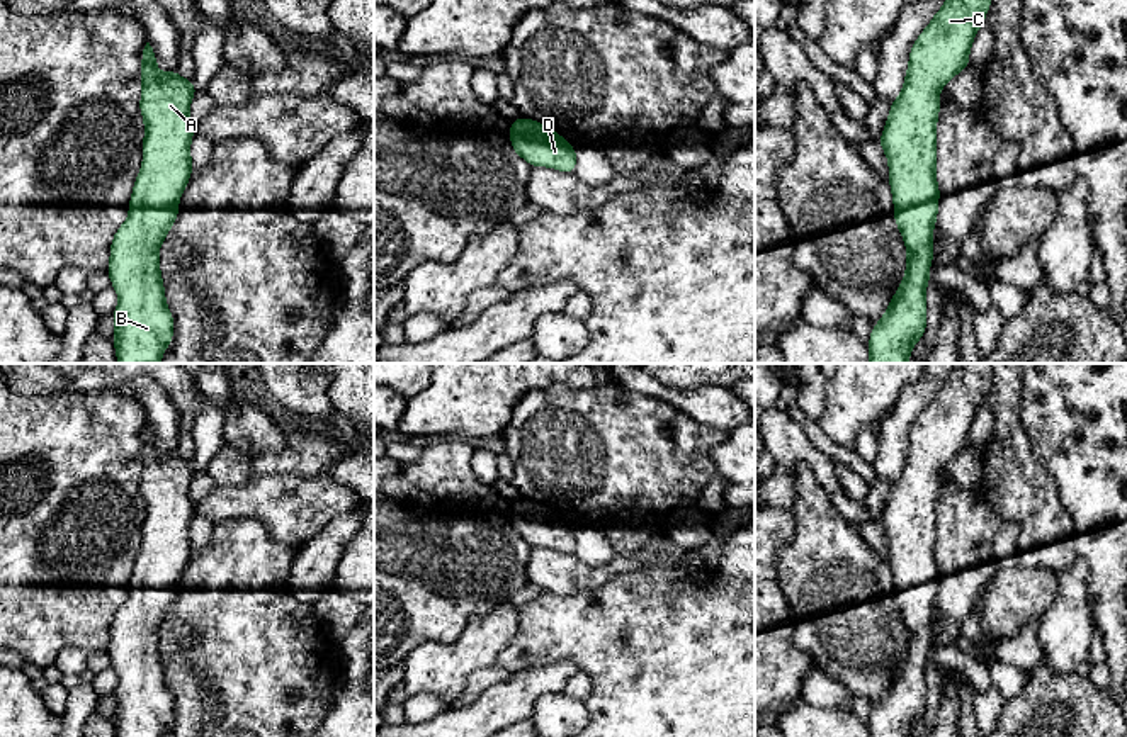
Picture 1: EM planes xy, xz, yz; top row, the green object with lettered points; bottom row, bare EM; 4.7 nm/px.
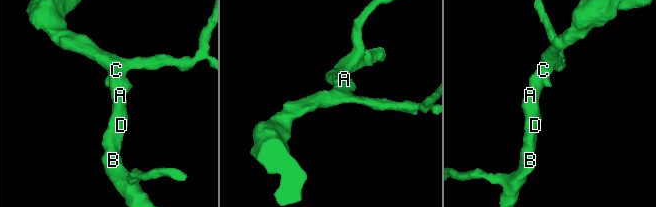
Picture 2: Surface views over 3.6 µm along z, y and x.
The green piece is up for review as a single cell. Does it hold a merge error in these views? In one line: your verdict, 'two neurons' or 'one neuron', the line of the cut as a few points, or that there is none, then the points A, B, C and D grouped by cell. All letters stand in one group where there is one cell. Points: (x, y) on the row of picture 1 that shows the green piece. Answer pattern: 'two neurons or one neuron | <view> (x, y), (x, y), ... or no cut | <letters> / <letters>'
one neuron | no cut | A B C D

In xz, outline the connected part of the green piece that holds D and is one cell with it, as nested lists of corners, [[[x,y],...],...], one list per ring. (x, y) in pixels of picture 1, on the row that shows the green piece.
[[[518,117],[510,122],[512,149],[529,165],[549,166],[563,173],[576,170],[576,149],[546,124]]]

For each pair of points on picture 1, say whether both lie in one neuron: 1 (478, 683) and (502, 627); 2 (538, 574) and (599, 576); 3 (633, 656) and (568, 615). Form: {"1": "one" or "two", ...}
{"1": "two", "2": "one", "3": "one"}

